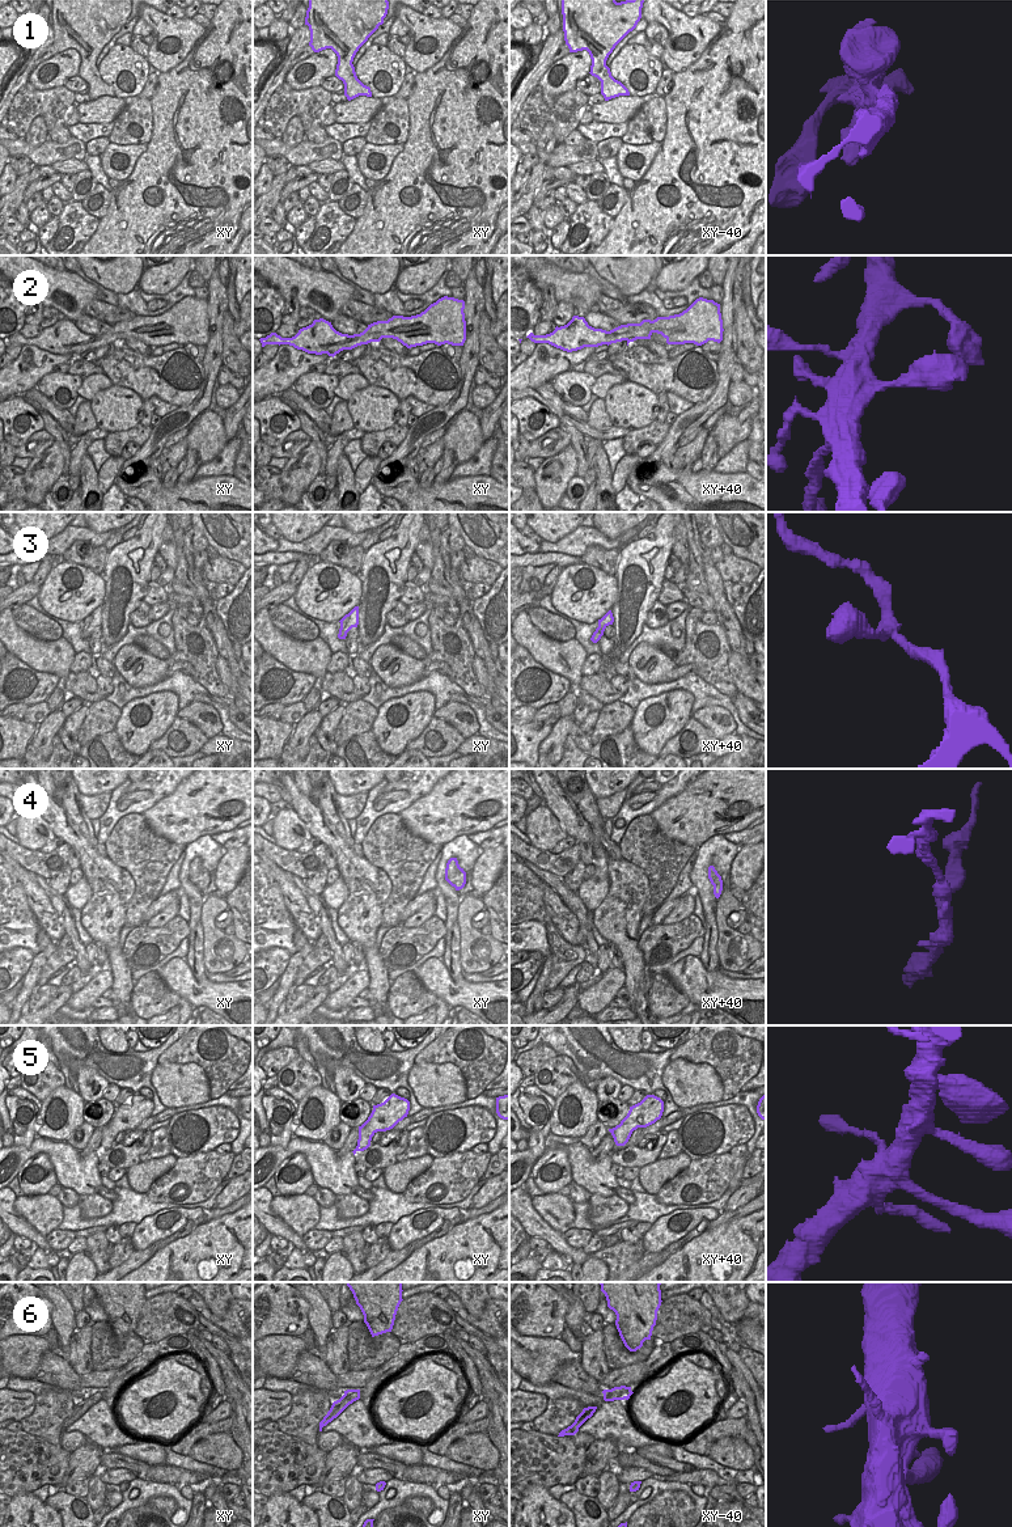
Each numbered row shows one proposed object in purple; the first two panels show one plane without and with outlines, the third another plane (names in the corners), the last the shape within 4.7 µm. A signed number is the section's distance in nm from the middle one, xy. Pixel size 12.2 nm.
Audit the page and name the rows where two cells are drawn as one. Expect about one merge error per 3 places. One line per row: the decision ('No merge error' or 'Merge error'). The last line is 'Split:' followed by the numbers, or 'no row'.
1: No merge error
2: No merge error
3: No merge error
4: No merge error
5: No merge error
6: No merge error
Split: no row

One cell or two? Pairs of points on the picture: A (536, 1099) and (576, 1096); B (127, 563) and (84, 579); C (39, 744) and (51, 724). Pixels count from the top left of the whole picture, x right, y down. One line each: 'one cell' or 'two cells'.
A: two cells
B: two cells
C: one cell

